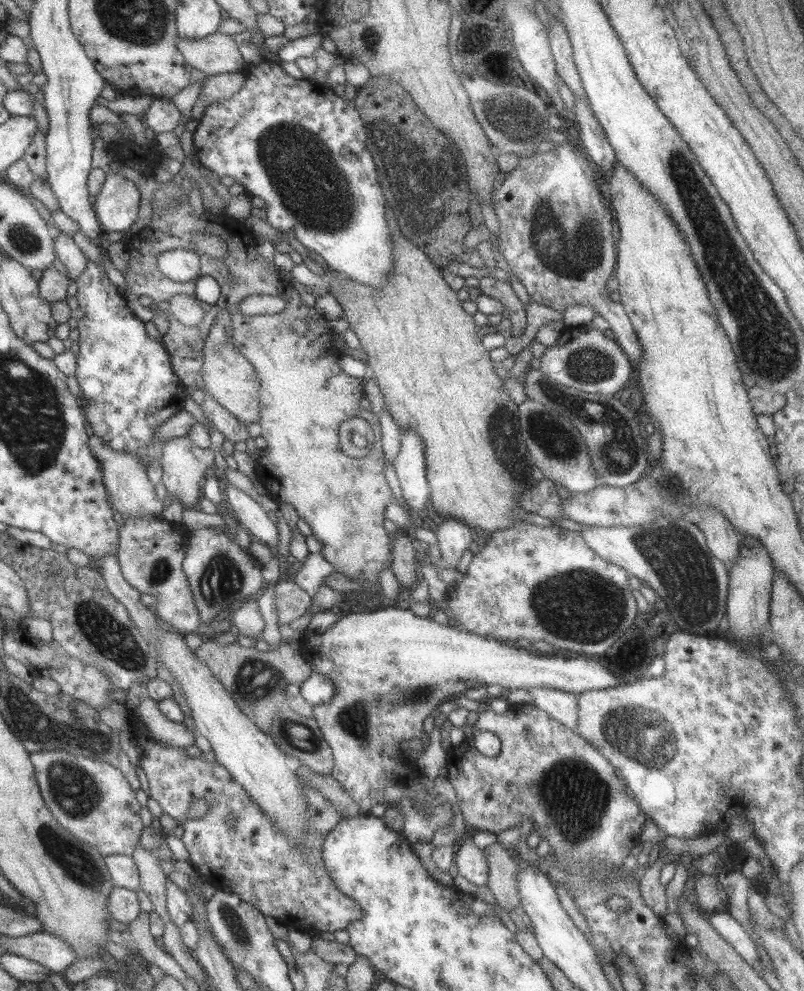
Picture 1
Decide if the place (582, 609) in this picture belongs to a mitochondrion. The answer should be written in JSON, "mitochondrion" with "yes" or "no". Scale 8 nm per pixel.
{"mitochondrion":"yes"}

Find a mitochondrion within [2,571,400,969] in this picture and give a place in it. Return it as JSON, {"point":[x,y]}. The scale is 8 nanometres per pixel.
{"point":[58,721]}

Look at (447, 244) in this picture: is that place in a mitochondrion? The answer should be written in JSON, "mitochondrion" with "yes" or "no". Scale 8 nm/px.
{"mitochondrion":"no"}

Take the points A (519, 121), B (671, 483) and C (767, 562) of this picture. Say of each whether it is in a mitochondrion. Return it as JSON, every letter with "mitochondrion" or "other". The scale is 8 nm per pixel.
{"A":"mitochondrion","B":"mitochondrion","C":"other"}

